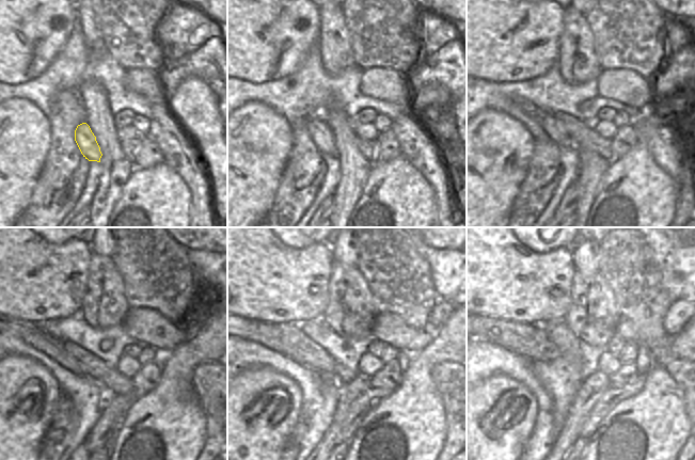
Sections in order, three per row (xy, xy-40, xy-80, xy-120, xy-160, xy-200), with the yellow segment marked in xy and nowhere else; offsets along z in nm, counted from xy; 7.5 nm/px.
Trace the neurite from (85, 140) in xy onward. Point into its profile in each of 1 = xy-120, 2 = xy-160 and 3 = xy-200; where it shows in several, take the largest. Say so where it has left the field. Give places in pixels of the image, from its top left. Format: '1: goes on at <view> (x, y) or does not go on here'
1: goes on at xy-120 (33, 337)
2: goes on at xy-160 (249, 330)
3: goes on at xy-200 (520, 349)

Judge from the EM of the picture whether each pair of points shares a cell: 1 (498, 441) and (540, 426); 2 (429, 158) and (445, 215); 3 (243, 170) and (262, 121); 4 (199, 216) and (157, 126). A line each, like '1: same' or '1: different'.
1: different
2: same
3: same
4: same

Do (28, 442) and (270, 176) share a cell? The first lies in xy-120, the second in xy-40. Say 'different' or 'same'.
same

